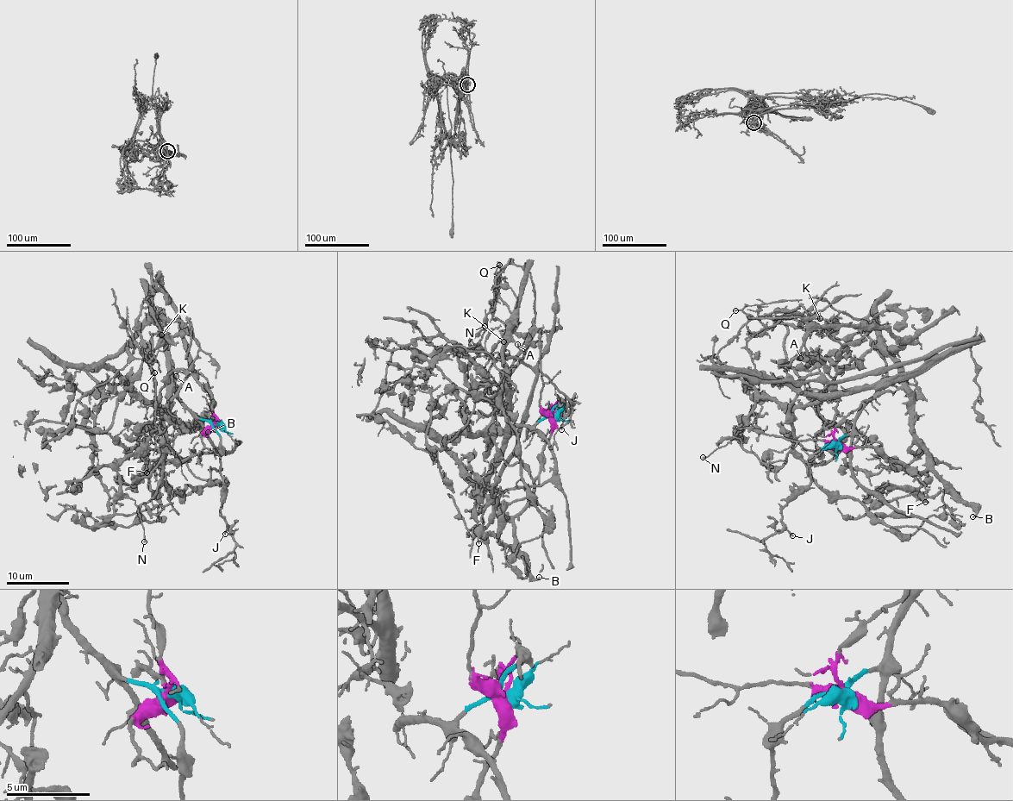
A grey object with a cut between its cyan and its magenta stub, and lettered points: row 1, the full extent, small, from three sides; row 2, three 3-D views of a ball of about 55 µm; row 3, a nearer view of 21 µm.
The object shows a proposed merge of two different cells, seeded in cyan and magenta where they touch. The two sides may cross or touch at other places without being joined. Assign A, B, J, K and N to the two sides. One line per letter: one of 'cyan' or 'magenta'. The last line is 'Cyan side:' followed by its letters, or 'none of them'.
A: magenta
B: magenta
J: cyan
K: magenta
N: cyan
Cyan side: J, N

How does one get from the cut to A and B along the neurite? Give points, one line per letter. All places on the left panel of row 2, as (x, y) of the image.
A: (215, 425), (207, 414), (174, 422), (104, 364), (160, 314), (161, 322), (181, 322), (199, 347), (175, 377)
B: (215, 425), (210, 415), (206, 415), (206, 419), (179, 422), (179, 420), (181, 424), (196, 426), (207, 432)

